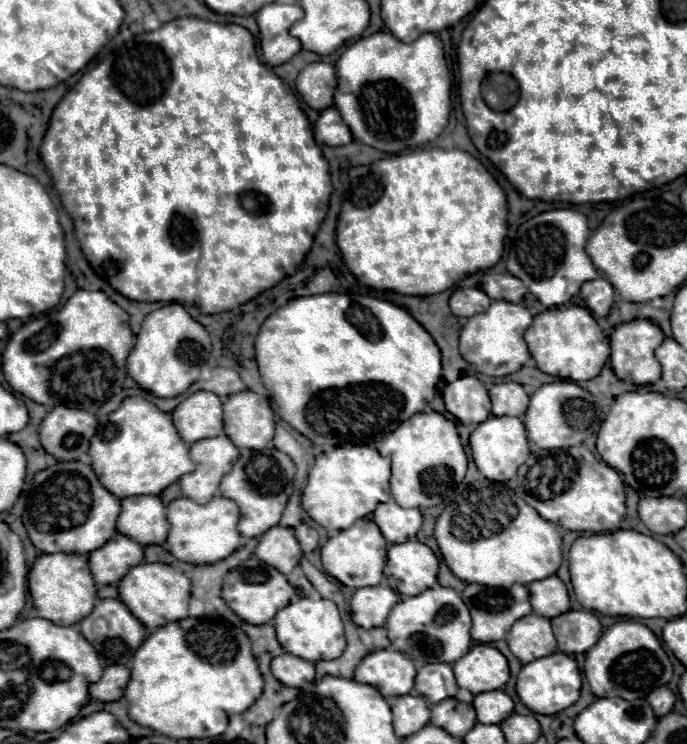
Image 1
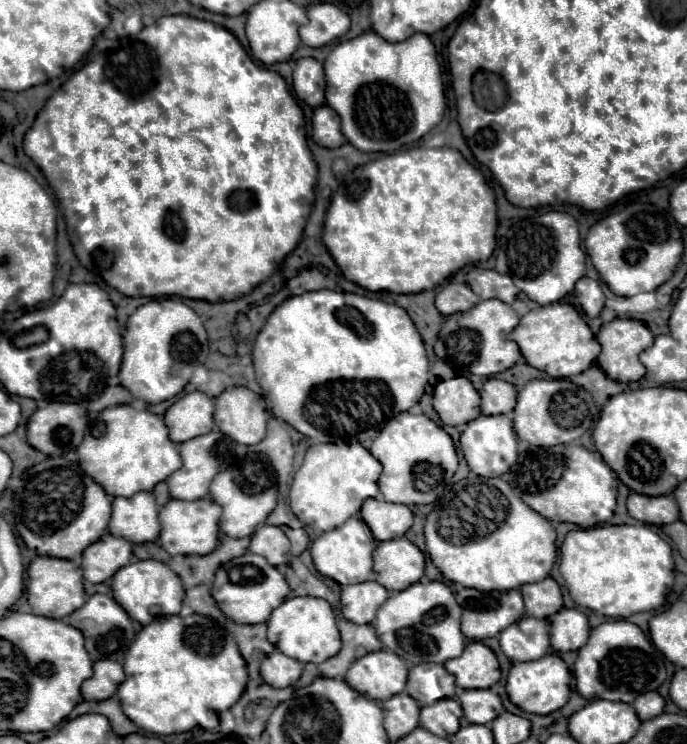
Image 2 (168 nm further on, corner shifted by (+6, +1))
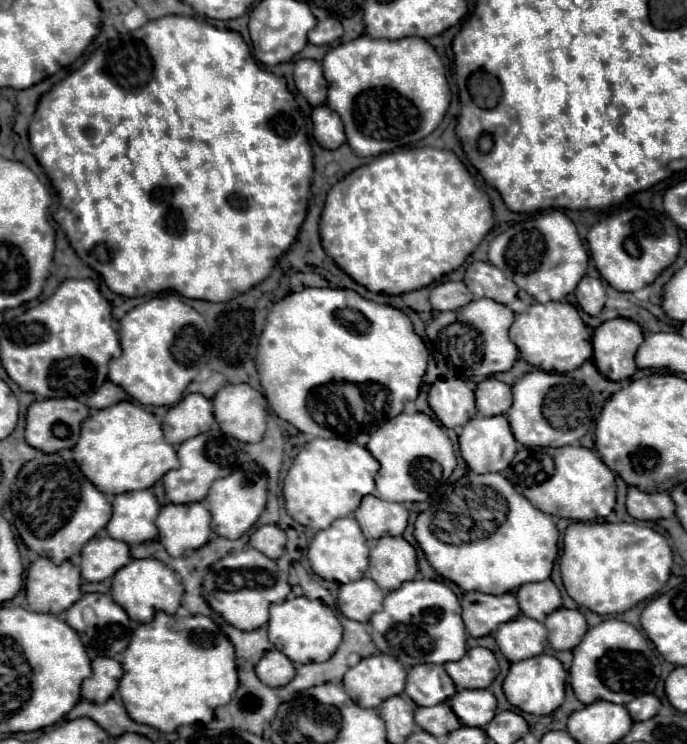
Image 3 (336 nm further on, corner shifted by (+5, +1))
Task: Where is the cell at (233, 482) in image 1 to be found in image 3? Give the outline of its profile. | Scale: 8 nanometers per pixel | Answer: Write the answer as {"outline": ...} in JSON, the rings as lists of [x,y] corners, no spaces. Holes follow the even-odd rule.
{"outline":[[[253,462],[245,464],[239,470],[231,472],[227,478],[219,478],[219,482],[211,484],[211,490],[207,494],[207,506],[213,514],[213,520],[211,520],[213,530],[219,536],[229,538],[229,540],[241,538],[245,532],[249,532],[255,526],[261,512],[265,510],[265,504],[267,504],[267,474],[263,472],[263,476],[257,478],[257,484],[247,484],[247,480],[245,480],[245,472],[257,470],[257,468],[259,466],[253,464]]]}

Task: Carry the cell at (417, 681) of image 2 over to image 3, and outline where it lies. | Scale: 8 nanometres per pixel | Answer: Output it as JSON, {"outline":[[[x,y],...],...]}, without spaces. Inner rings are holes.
{"outline":[[[417,664],[407,674],[405,694],[417,706],[435,706],[455,694],[455,684],[443,666]]]}

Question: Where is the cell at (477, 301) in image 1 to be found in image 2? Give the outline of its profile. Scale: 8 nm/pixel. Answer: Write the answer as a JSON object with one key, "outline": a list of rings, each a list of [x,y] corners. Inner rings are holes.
{"outline":[[[446,284],[436,294],[436,308],[448,316],[462,310],[470,310],[470,306],[476,306],[480,302],[480,296],[476,296],[468,284]]]}

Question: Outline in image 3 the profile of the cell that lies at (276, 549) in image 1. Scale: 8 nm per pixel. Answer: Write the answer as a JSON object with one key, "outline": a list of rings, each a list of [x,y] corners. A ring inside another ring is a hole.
{"outline":[[[265,524],[265,526],[259,526],[253,534],[251,534],[251,540],[249,540],[249,546],[267,554],[267,558],[271,560],[279,560],[285,552],[285,544],[287,544],[287,536],[285,532],[275,526],[275,524]]]}

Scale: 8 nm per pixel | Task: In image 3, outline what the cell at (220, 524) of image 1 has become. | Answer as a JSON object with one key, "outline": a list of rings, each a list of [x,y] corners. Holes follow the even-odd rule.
{"outline":[[[191,502],[187,506],[167,504],[161,508],[155,526],[159,526],[159,542],[171,556],[183,556],[189,550],[197,550],[211,538],[211,514],[207,514],[205,502]]]}

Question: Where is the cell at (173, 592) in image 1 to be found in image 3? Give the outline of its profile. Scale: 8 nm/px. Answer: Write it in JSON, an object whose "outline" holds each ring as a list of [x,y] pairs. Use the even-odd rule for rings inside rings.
{"outline":[[[155,558],[131,560],[127,566],[115,572],[113,584],[111,584],[111,596],[127,612],[131,620],[151,622],[155,612],[159,610],[165,614],[177,612],[177,608],[181,606],[181,598],[183,598],[183,584],[179,582],[177,574],[171,568],[167,568],[163,562]]]}

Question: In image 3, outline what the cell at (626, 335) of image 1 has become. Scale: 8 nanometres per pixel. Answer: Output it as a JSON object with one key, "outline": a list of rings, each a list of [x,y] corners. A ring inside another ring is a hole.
{"outline":[[[627,318],[603,322],[593,334],[593,362],[609,380],[627,380],[637,372],[635,350],[645,334],[641,326]]]}

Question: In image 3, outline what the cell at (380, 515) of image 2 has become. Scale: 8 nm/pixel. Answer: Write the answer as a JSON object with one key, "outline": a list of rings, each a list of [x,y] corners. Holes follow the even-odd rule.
{"outline":[[[365,496],[361,506],[355,510],[355,518],[363,532],[377,540],[383,536],[401,536],[407,528],[409,512],[403,504],[385,502],[375,496]]]}

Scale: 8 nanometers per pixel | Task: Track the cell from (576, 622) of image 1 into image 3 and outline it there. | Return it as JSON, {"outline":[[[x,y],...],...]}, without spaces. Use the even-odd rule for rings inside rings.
{"outline":[[[569,608],[551,612],[545,620],[545,626],[549,632],[549,644],[555,650],[573,650],[587,632],[585,616],[579,610]]]}

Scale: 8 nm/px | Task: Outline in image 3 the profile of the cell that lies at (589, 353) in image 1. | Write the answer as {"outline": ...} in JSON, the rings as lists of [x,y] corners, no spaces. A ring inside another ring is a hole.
{"outline":[[[547,302],[531,304],[527,312],[517,314],[509,330],[511,340],[519,348],[519,354],[525,362],[545,372],[567,374],[577,370],[583,362],[591,360],[591,334],[583,324],[579,312],[569,302]]]}

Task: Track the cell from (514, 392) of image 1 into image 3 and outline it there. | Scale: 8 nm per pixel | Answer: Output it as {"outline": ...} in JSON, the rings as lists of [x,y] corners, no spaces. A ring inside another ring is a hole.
{"outline":[[[485,378],[483,382],[477,384],[475,400],[477,400],[477,412],[481,416],[505,414],[511,408],[511,386],[495,378]]]}

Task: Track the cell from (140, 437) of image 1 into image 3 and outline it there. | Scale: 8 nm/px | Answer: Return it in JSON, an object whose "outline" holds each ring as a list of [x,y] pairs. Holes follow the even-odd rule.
{"outline":[[[119,402],[93,412],[83,422],[81,438],[73,448],[73,458],[83,474],[109,496],[151,488],[169,470],[179,468],[177,452],[165,442],[159,420],[135,402]]]}

